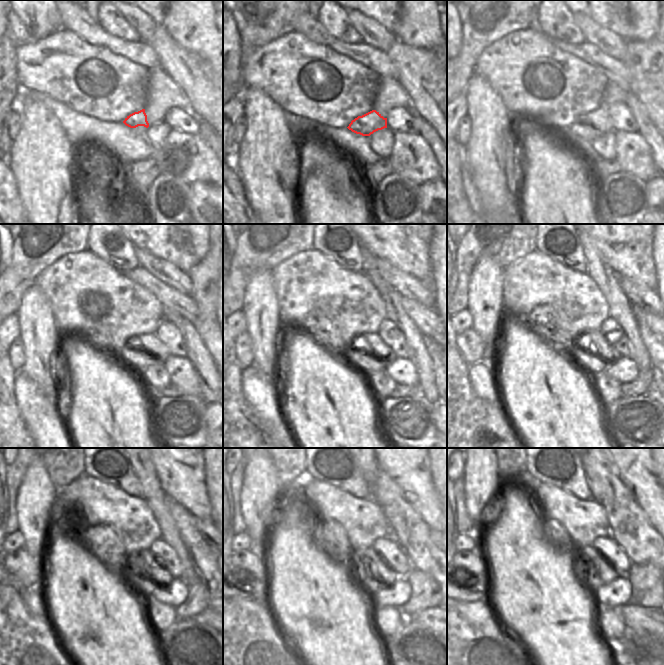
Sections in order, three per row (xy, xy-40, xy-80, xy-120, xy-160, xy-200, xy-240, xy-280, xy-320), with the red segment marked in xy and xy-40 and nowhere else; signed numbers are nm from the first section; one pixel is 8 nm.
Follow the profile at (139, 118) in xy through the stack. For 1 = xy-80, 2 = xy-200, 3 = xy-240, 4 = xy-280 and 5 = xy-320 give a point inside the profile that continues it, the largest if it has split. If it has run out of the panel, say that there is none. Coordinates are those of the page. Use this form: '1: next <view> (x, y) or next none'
1: next xy-80 (590, 126)
2: next xy-200 (594, 353)
3: next xy-240 (146, 585)
4: next xy-280 (385, 582)
5: next xy-320 (611, 574)

